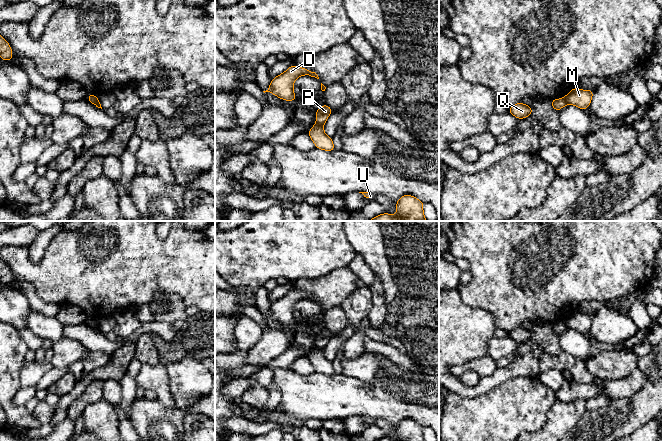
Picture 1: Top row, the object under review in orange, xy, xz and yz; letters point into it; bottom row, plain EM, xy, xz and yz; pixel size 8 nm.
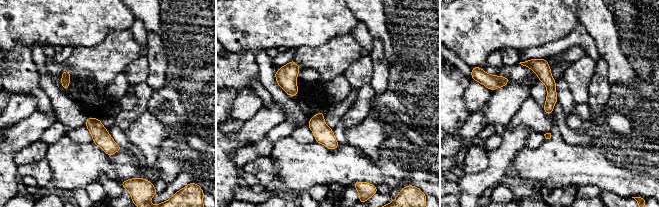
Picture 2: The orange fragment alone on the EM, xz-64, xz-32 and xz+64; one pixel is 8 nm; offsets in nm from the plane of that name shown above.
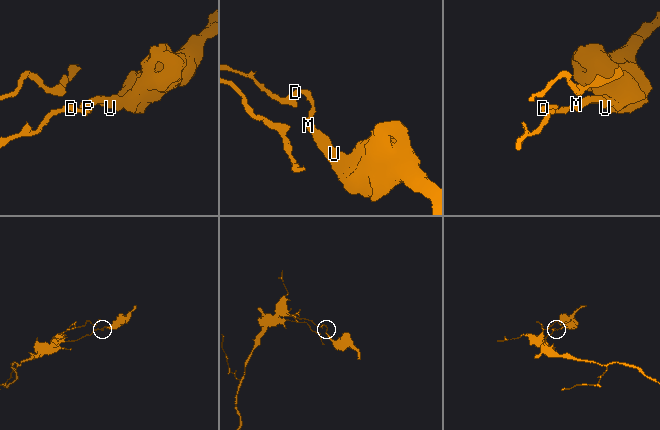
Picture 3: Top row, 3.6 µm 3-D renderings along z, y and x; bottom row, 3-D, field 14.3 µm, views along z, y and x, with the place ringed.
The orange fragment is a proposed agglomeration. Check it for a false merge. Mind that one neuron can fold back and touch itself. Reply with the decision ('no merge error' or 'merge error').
merge error

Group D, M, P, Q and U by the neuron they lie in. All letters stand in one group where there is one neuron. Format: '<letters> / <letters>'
D P Q / M U

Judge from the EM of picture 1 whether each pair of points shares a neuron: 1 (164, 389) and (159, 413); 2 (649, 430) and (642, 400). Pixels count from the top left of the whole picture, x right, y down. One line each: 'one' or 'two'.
1: two
2: two

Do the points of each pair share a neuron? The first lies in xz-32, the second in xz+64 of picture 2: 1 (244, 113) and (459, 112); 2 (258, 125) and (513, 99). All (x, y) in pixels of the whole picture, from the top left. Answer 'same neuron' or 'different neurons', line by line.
1: different neurons
2: same neuron

